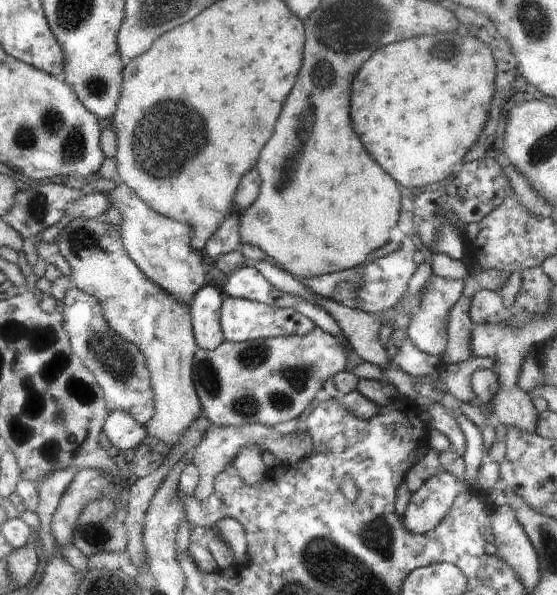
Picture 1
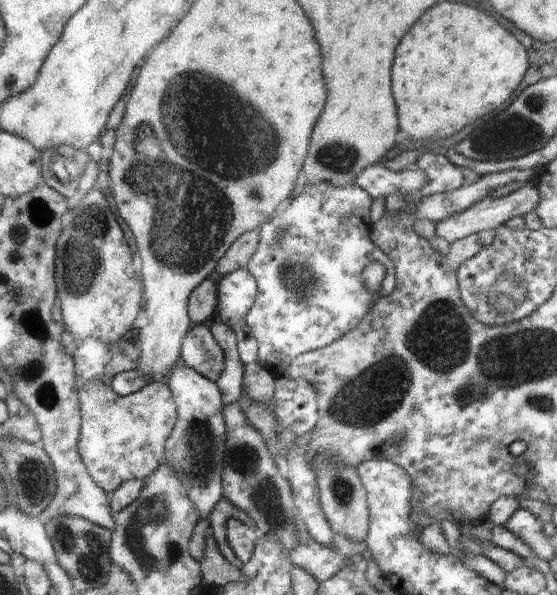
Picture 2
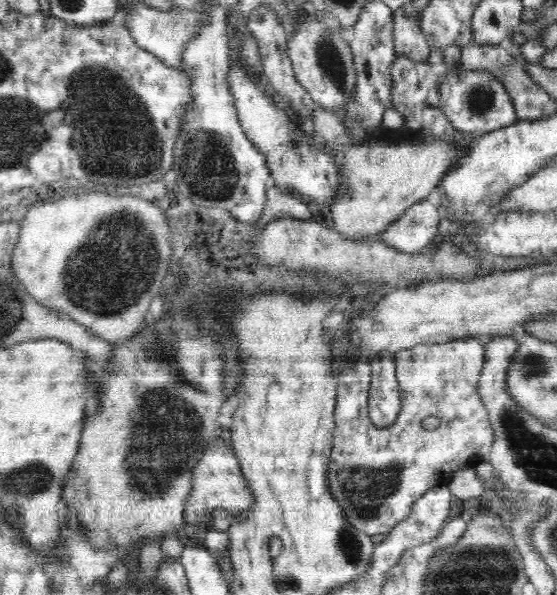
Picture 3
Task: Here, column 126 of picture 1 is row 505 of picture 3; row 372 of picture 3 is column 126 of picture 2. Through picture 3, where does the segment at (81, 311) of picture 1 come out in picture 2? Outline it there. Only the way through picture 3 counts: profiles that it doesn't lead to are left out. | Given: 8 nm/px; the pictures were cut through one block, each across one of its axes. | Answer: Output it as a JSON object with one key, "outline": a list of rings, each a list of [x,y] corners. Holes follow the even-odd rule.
{"outline":[[[86,338],[86,340],[82,341],[78,348],[76,348],[76,352],[74,352],[75,383],[78,384],[77,392],[81,413],[79,454],[92,480],[94,480],[96,485],[108,496],[114,493],[124,482],[134,479],[145,480],[148,476],[151,476],[154,472],[156,472],[156,470],[158,470],[158,468],[160,468],[164,459],[164,442],[172,433],[172,428],[174,428],[174,424],[176,424],[177,420],[176,404],[174,404],[167,381],[149,383],[143,388],[140,388],[140,390],[136,393],[126,396],[118,395],[114,392],[114,390],[112,390],[111,384],[115,376],[122,372],[129,372],[131,369],[136,369],[136,362],[138,362],[138,358],[140,358],[140,348],[138,348],[138,346],[136,346],[135,343],[129,339],[127,342],[123,342],[123,340],[121,340],[116,344],[104,344],[104,342],[102,342],[102,340],[98,340],[98,338]]]}

